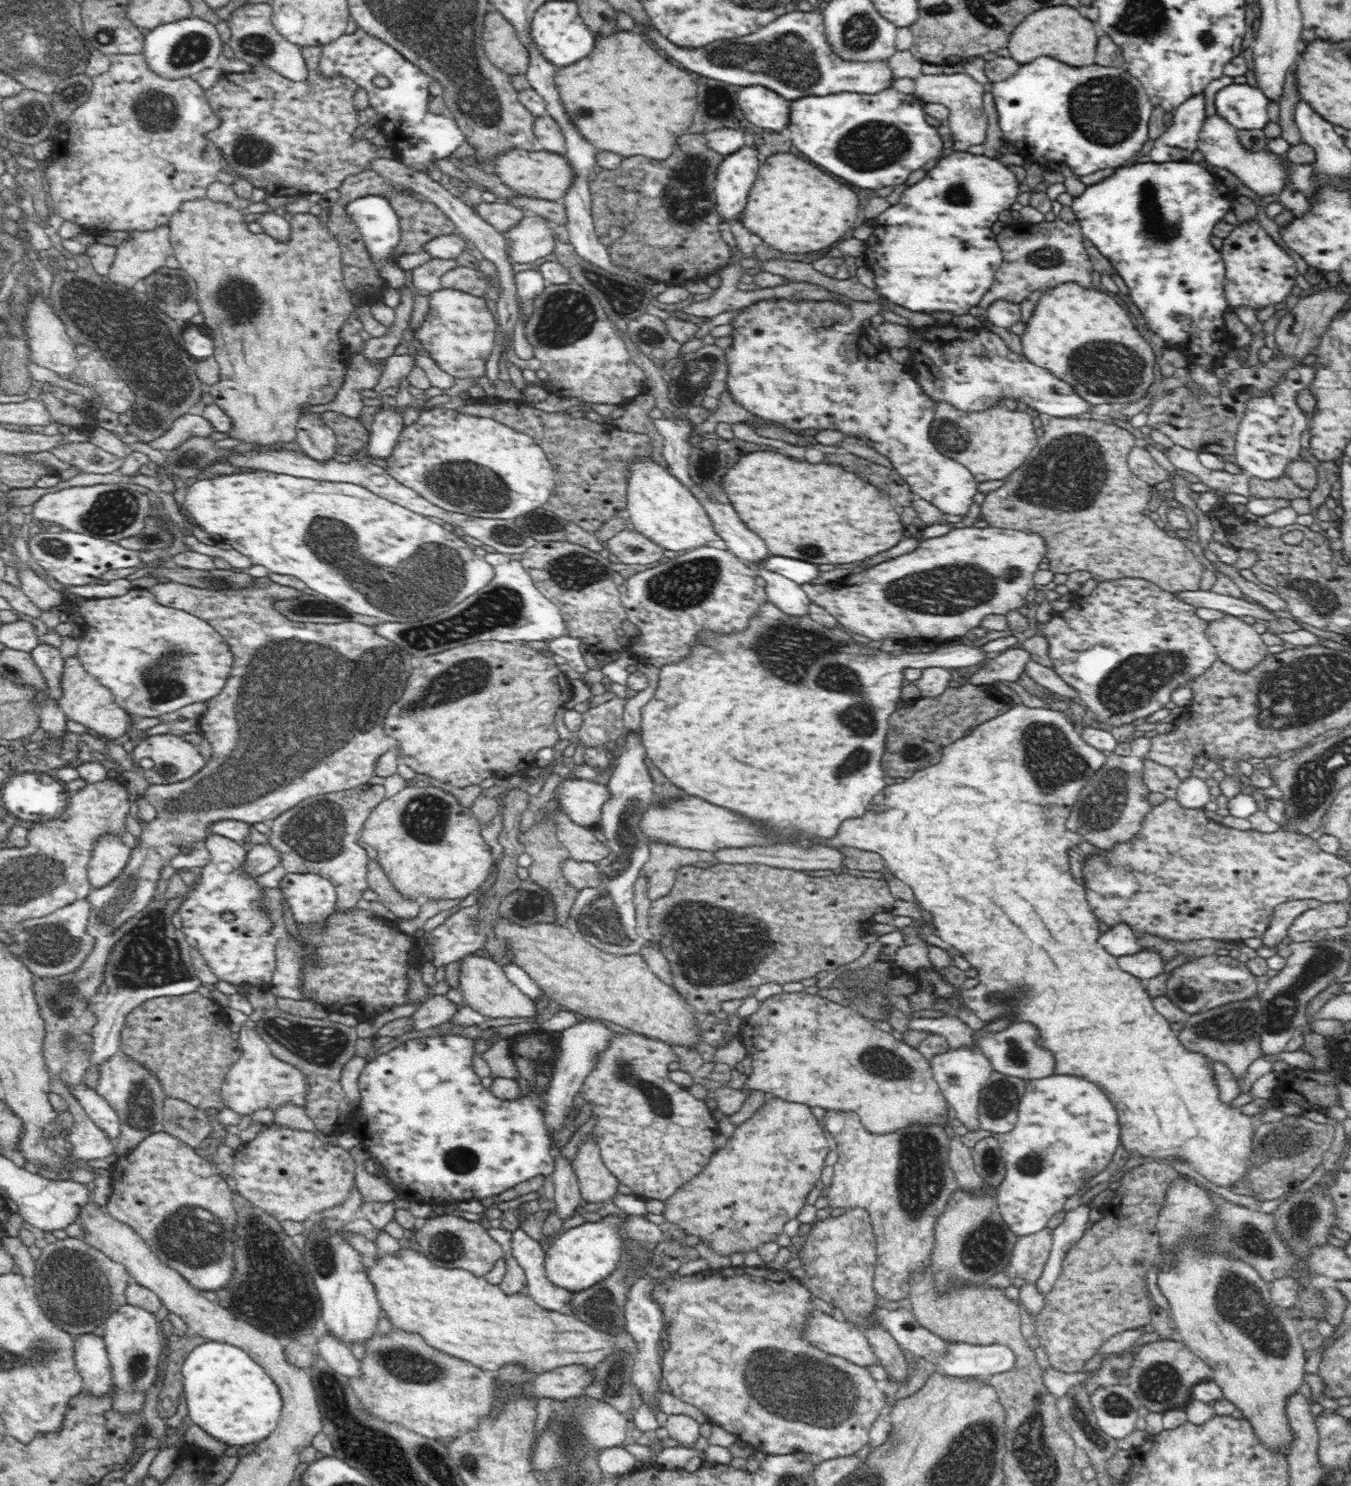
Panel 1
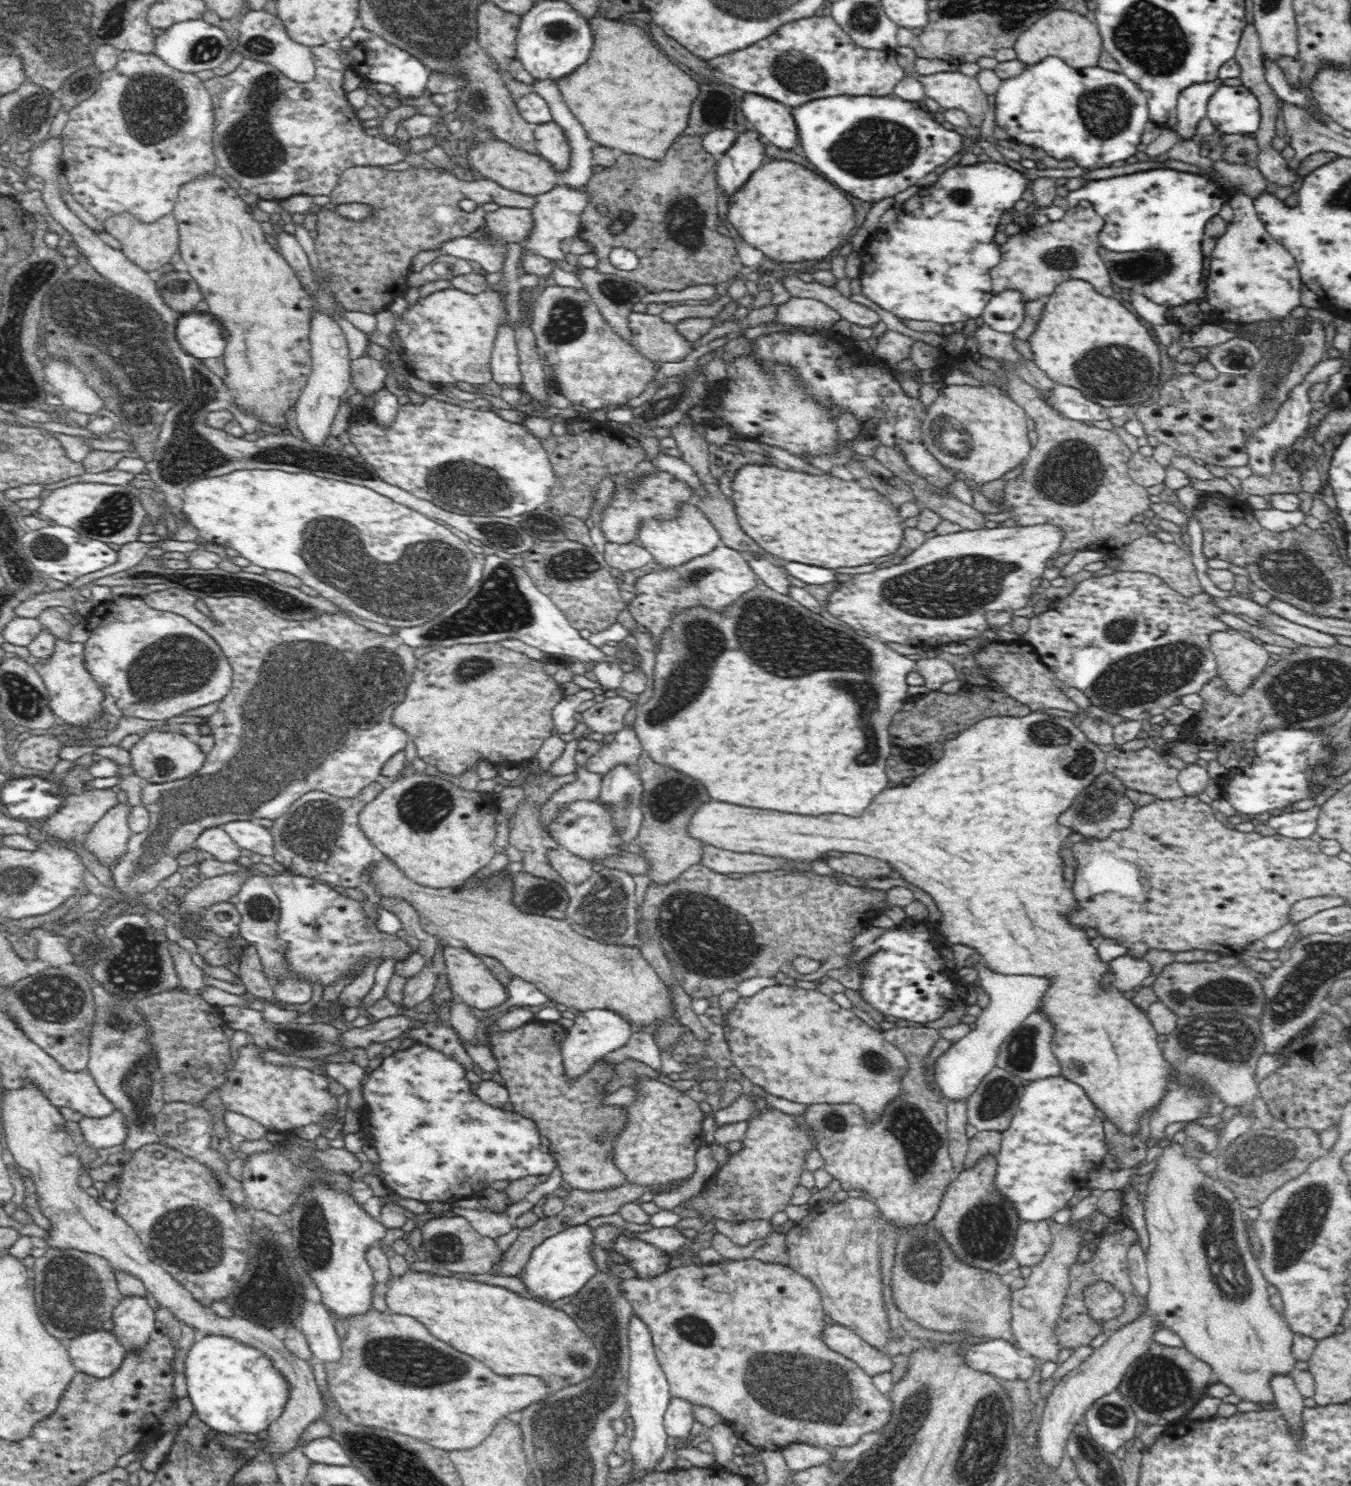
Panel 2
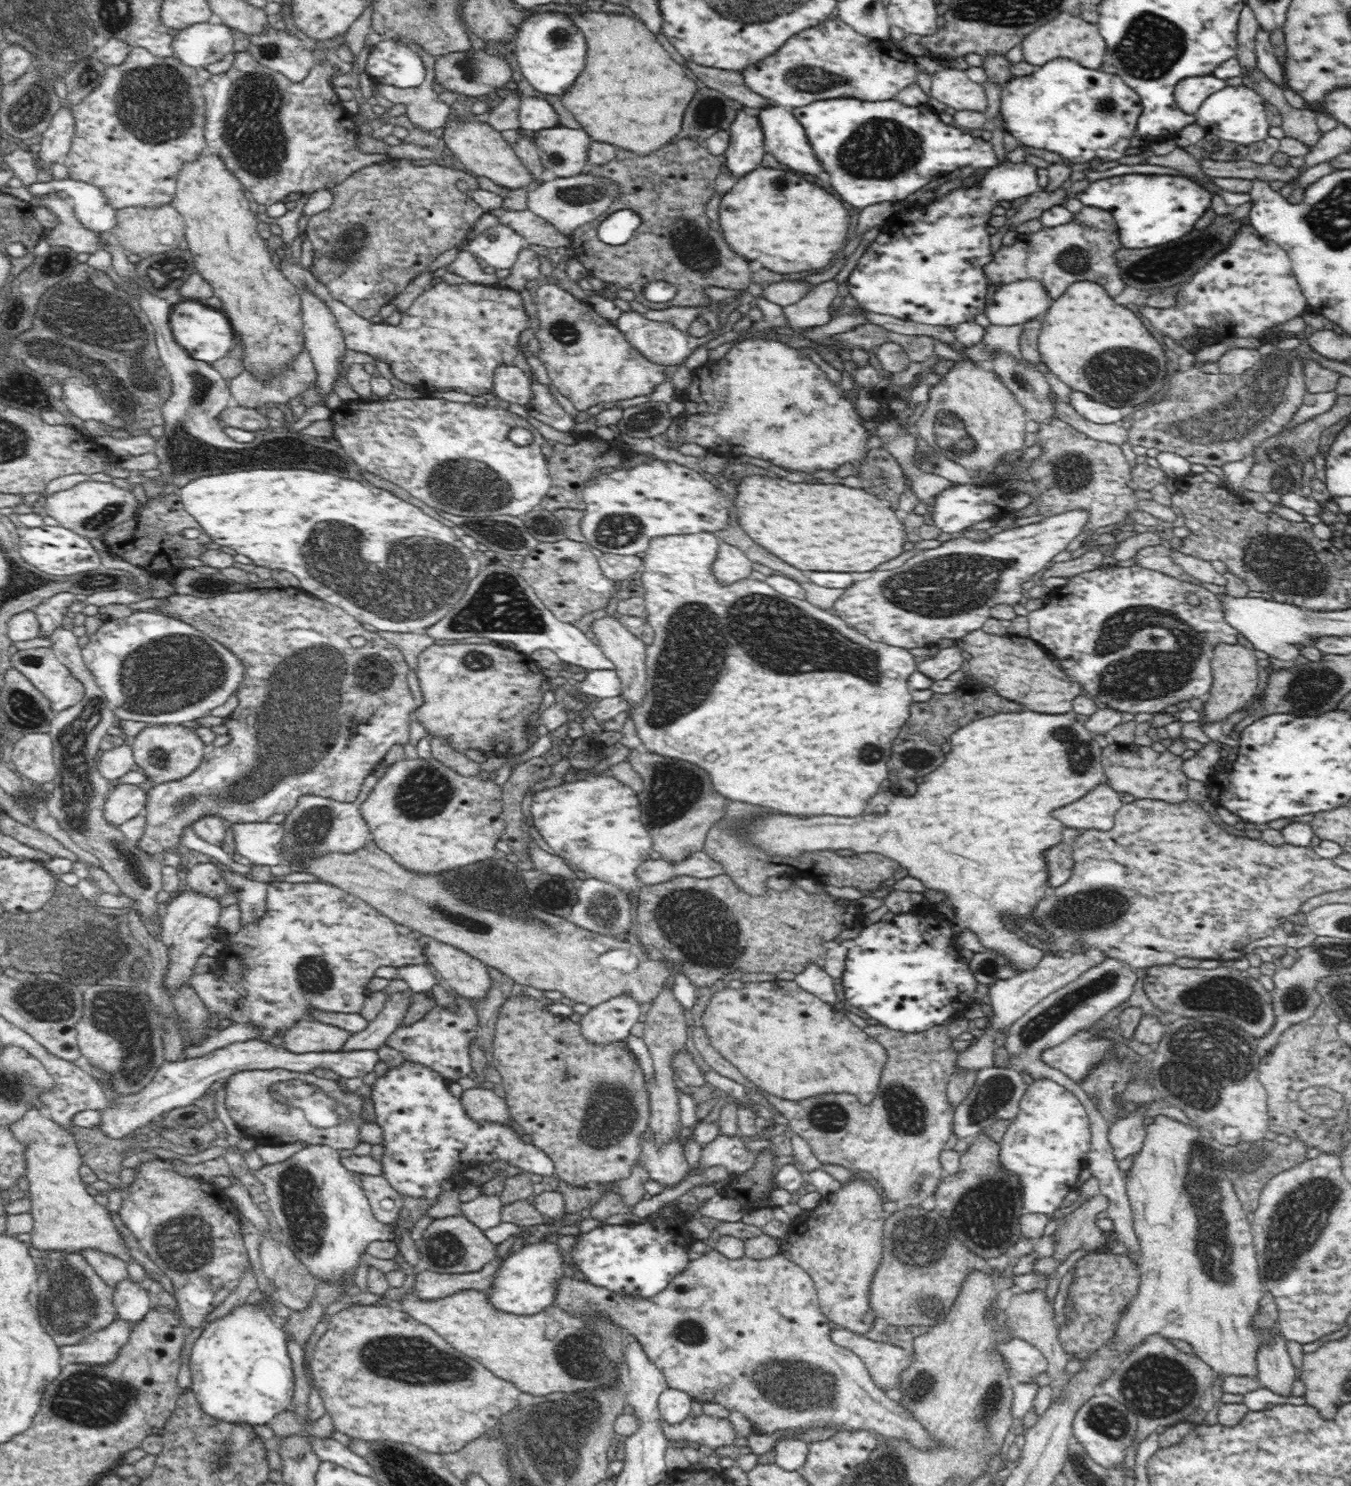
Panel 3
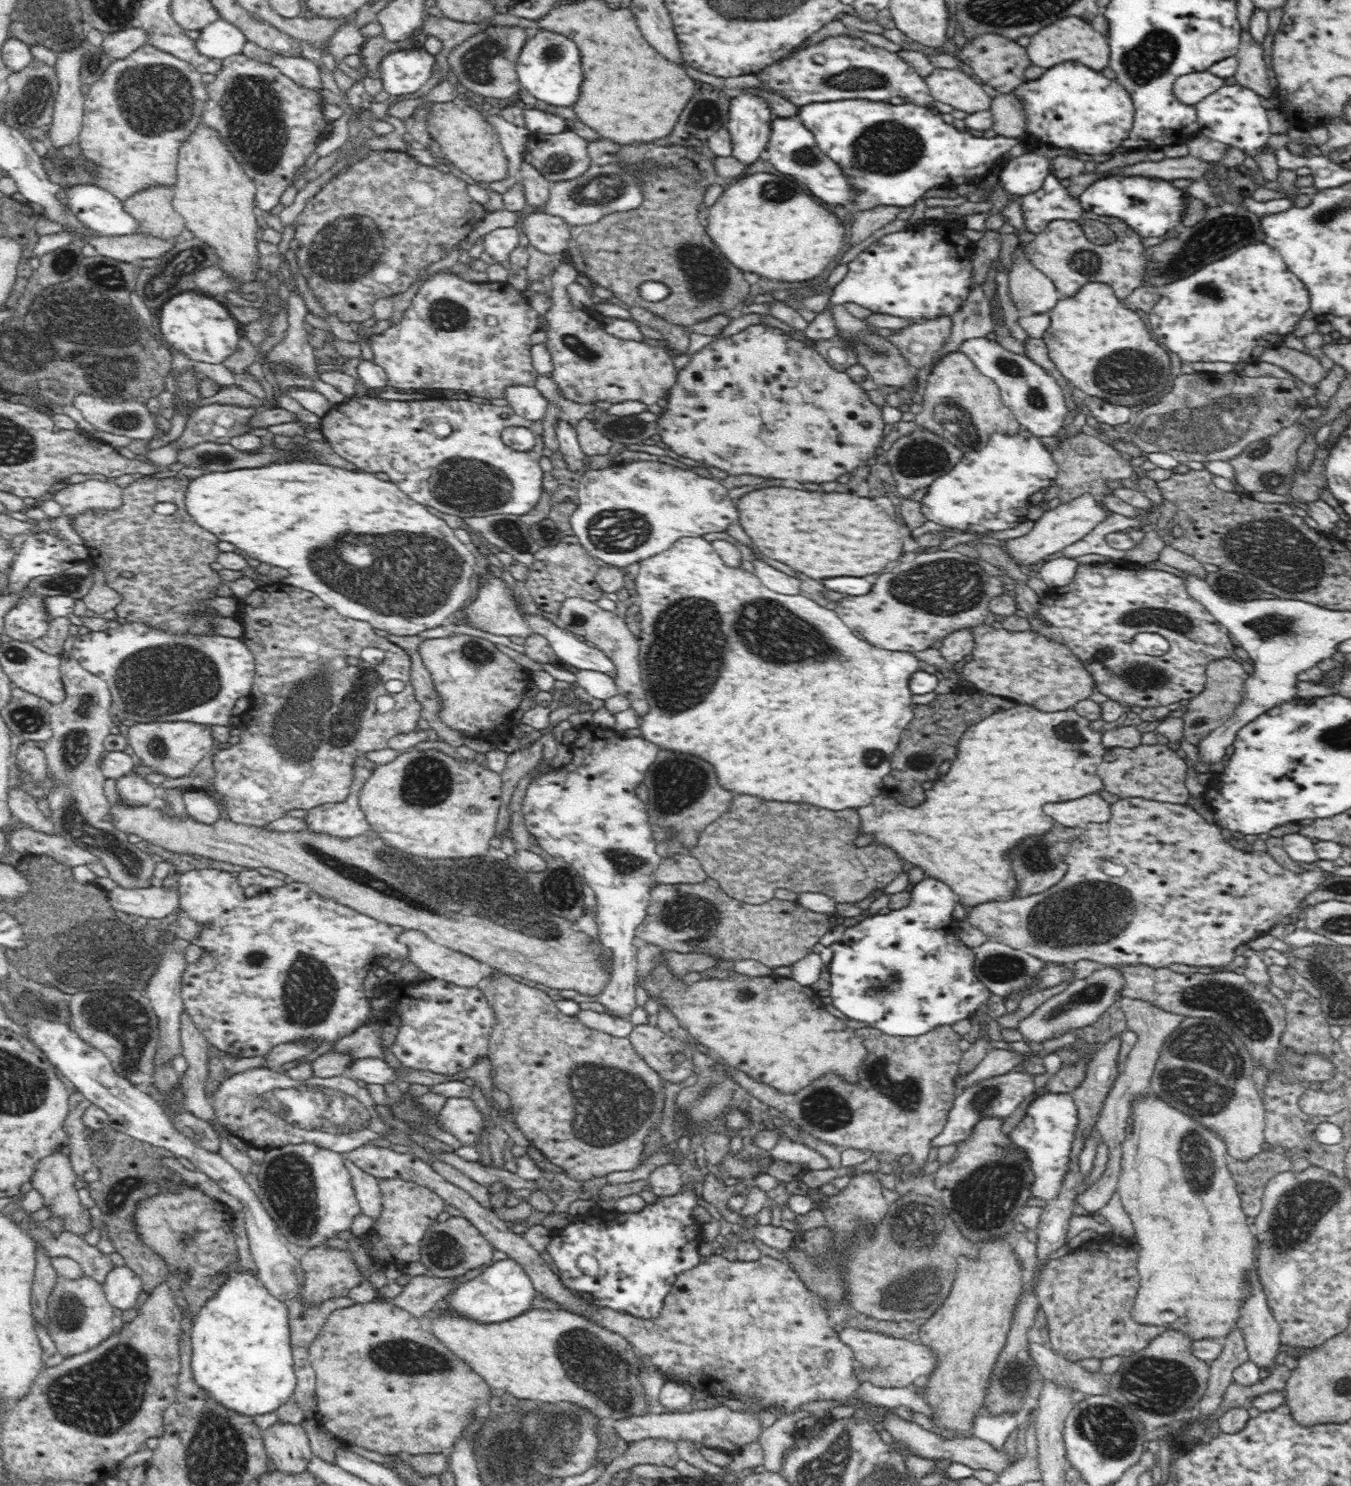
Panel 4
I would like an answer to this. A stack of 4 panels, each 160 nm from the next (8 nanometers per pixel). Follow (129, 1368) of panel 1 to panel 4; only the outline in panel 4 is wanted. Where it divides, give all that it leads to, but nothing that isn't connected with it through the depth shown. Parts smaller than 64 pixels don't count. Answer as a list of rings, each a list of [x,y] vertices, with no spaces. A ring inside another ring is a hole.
[[[115,1267],[102,1283],[109,1303],[120,1310],[130,1310],[144,1289],[143,1282],[129,1267]]]

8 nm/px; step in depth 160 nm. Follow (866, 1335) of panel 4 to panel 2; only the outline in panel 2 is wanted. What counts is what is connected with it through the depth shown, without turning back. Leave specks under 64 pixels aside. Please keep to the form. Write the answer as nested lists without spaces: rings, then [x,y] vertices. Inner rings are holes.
[[[836,1323],[826,1324],[822,1338],[830,1350],[853,1360],[871,1377],[893,1370],[893,1357],[886,1351],[874,1348],[846,1326]]]

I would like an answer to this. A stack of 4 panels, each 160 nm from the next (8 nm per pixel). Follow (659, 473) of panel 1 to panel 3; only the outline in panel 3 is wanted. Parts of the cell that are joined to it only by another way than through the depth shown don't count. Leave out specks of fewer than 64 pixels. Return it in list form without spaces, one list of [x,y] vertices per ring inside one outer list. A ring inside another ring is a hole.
[[[700,531],[694,534],[651,538],[648,548],[644,551],[643,568],[639,574],[644,590],[646,621],[654,630],[654,641],[650,646],[646,646],[645,650],[647,692],[638,705],[638,710],[631,716],[637,735],[643,742],[641,748],[674,760],[692,762],[704,768],[710,774],[716,792],[730,798],[729,801],[763,806],[778,813],[799,817],[852,817],[862,814],[868,800],[878,793],[881,782],[888,779],[890,769],[886,762],[890,762],[893,742],[901,732],[902,725],[910,718],[910,706],[913,701],[909,677],[918,671],[914,657],[906,649],[872,642],[841,618],[836,618],[836,614],[832,616],[806,599],[784,596],[766,581],[744,578],[728,586],[719,584],[711,569],[718,554],[719,543],[720,539],[715,533]]]

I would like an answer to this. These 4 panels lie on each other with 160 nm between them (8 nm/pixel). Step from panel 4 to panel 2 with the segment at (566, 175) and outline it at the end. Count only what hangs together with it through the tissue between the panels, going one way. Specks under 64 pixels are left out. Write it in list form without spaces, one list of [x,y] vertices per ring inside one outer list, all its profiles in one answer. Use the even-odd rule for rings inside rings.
[[[554,121],[533,127],[536,137],[535,153],[551,163],[559,173],[570,166],[570,145],[563,130]]]

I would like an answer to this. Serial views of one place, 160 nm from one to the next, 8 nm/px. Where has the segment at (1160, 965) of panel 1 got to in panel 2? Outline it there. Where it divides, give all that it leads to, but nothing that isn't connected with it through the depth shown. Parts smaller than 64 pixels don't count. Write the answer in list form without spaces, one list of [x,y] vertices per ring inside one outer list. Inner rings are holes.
[[[1119,956],[1108,962],[1110,970],[1102,976],[1104,982],[1102,985],[1112,985],[1118,988],[1118,991],[1126,992],[1141,987],[1142,980],[1149,976],[1151,966],[1148,961],[1136,959],[1134,957]]]

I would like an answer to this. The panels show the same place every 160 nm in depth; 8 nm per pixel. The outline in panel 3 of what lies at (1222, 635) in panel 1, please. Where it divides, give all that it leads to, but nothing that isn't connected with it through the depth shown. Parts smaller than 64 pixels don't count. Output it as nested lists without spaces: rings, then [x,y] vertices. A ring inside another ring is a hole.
[[[1218,644],[1213,651],[1211,663],[1213,673],[1213,686],[1209,694],[1203,698],[1204,712],[1200,726],[1208,722],[1223,722],[1231,714],[1241,711],[1256,694],[1258,680],[1260,680],[1258,658],[1253,649],[1248,649],[1242,644]]]

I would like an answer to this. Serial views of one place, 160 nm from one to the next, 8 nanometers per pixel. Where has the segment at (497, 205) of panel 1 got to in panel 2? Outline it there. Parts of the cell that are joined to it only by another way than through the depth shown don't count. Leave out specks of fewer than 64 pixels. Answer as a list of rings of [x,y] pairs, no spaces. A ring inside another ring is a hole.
[[[500,207],[494,212],[485,212],[485,225],[496,237],[502,237],[508,243],[526,243],[533,224],[530,209]]]

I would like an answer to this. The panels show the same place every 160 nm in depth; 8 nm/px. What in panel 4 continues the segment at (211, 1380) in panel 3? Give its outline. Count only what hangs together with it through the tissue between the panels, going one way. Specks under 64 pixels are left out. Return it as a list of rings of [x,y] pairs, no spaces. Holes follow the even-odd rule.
[[[251,1272],[227,1276],[216,1294],[199,1308],[192,1322],[191,1367],[194,1380],[216,1403],[238,1414],[258,1416],[275,1413],[294,1394],[296,1373],[293,1365],[287,1303],[273,1297]]]

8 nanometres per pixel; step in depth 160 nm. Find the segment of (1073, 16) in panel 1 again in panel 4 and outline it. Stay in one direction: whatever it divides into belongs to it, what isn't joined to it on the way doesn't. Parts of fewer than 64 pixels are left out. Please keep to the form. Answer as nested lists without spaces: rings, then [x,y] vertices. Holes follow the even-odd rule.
[[[1062,18],[1054,26],[1050,26],[1048,30],[1042,30],[1038,36],[1036,34],[1032,35],[1027,46],[1027,53],[1032,64],[1045,69],[1059,65],[1061,62],[1076,61],[1090,66],[1092,70],[1102,70],[1102,68],[1108,66],[1110,58],[1108,44],[1106,36],[1096,32],[1084,20],[1080,20],[1080,18]]]

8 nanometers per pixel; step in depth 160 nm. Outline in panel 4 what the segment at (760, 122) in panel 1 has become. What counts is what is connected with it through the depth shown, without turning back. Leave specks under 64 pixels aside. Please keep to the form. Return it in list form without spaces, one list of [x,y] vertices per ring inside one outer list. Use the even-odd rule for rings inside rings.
[[[797,116],[778,117],[771,122],[771,135],[766,147],[770,154],[769,161],[776,170],[784,174],[794,176],[810,194],[814,194],[824,204],[834,206],[848,206],[854,200],[854,187],[846,182],[846,176],[840,172],[838,164],[834,164],[822,150],[816,146],[812,132],[802,122],[798,122]]]

